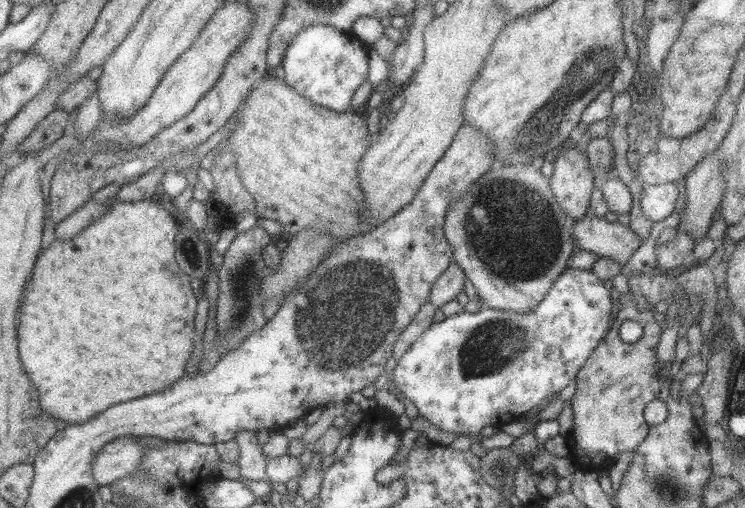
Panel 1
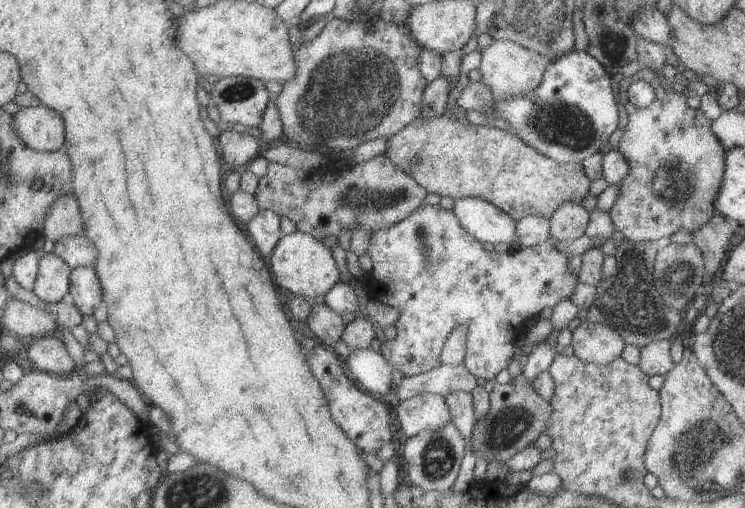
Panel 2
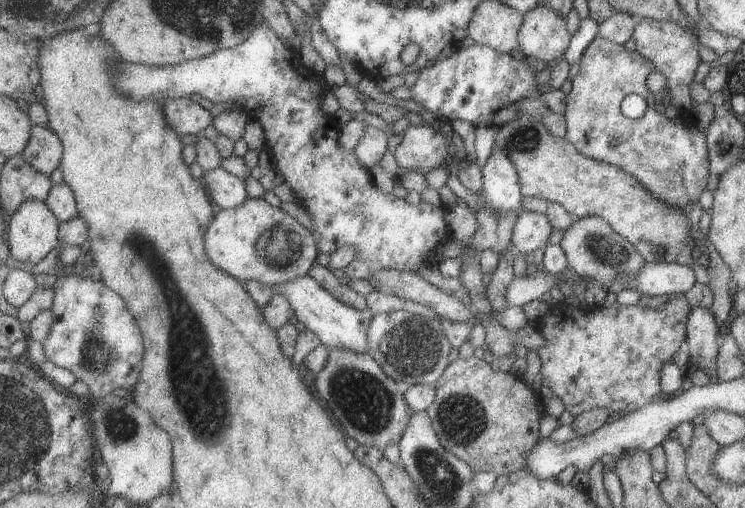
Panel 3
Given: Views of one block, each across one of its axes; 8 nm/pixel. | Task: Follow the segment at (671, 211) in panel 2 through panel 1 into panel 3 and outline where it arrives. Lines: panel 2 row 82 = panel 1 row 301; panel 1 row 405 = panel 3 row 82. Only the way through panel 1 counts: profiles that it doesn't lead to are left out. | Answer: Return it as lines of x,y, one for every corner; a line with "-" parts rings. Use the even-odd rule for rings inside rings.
598,35
592,38
581,55
578,71
570,79
572,87
566,95
563,113
566,122
566,139
583,156
621,168
630,174
655,200
661,200
669,206
681,206
681,209
687,210
687,204
699,198
709,178
706,135
696,129
695,124
689,120
688,114
680,114
673,119
667,119
653,109
653,94
645,86
647,76
653,71
653,64
636,50
629,53
623,45
617,42
611,42
-
631,93
639,94
647,102
647,110
641,118
627,118
619,110
621,100

